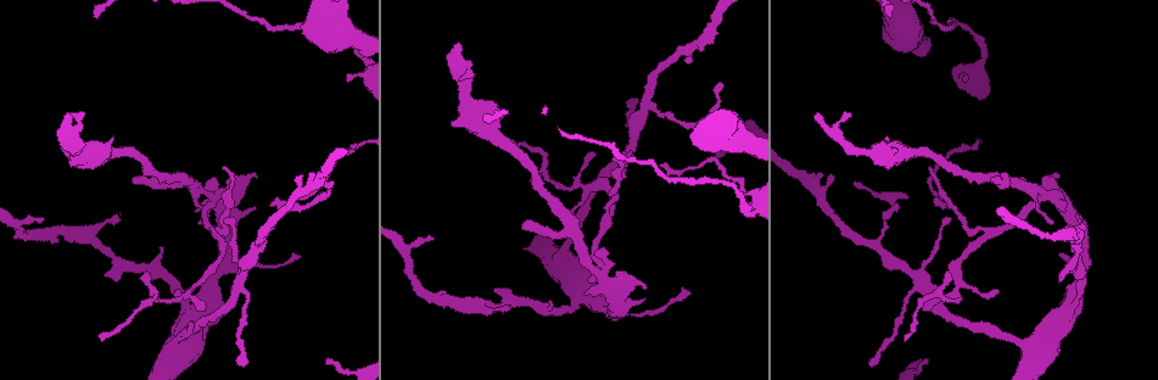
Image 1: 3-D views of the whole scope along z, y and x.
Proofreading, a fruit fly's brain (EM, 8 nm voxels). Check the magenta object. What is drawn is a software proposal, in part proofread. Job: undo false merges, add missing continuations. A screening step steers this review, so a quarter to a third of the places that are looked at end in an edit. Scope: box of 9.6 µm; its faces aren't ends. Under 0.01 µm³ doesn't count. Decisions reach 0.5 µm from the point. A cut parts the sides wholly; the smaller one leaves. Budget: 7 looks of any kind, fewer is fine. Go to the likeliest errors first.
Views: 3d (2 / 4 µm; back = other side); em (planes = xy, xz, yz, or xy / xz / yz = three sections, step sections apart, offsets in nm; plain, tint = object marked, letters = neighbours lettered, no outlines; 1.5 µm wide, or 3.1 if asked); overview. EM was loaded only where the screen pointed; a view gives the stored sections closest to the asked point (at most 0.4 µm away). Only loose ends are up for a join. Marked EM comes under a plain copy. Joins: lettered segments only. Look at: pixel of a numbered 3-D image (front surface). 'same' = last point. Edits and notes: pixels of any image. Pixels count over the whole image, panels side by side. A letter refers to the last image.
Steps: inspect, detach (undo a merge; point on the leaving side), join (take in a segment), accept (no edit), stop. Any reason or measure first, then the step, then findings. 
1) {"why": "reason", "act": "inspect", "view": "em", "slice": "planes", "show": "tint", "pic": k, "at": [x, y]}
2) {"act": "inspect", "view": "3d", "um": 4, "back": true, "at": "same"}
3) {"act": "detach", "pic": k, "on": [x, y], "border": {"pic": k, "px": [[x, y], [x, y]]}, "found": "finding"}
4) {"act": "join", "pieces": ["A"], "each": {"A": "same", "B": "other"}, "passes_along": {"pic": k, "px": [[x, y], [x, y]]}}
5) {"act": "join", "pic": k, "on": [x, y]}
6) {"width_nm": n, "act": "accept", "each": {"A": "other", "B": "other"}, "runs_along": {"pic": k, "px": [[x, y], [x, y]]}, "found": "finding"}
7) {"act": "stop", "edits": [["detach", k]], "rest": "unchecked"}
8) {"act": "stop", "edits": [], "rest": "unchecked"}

{"act": "inspect", "view": "3d", "um": 2, "pic": 1, "at": [606, 220]}

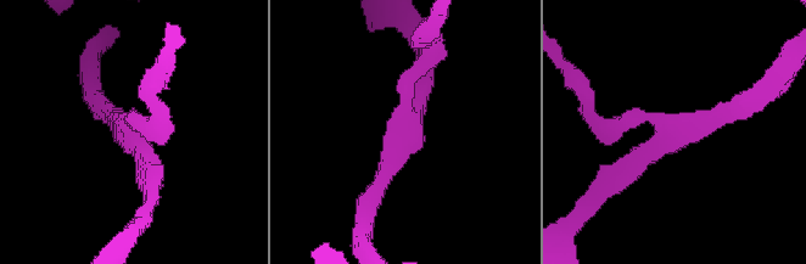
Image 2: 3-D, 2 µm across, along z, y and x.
{"act": "inspect", "view": "em", "slice": "yz", "step": 4, "show": "tint", "pic": 2, "at": [665, 135]}

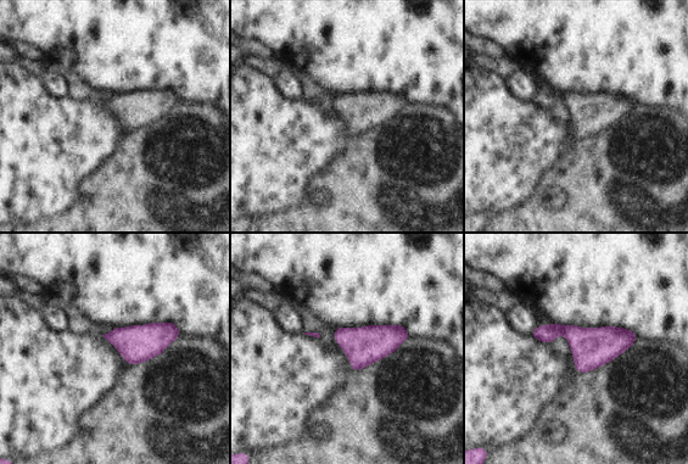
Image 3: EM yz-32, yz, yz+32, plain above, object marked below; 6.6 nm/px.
{"act": "inspect", "view": "em", "slice": "planes", "show": "letters", "at": "same"}

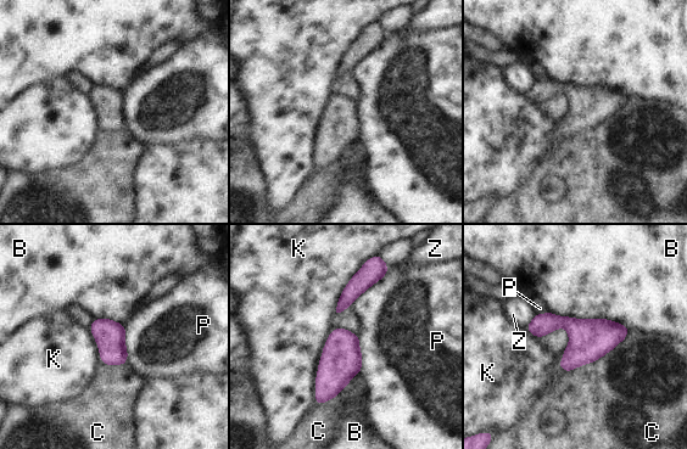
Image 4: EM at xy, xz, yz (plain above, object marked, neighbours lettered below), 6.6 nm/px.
{"width_nm": 200, "act": "accept", "each": {"B": "other", "C": "other", "K": "other", "P": "other", "Z": "other"}, "border": {"pic": 4, "px": [[334, 329], [318, 365], [314, 404]]}, "found": "one neuron here"}

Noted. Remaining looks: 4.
{"why": "thin end", "act": "inspect", "view": "3d", "um": 4, "pic": 1, "at": [293, 253]}

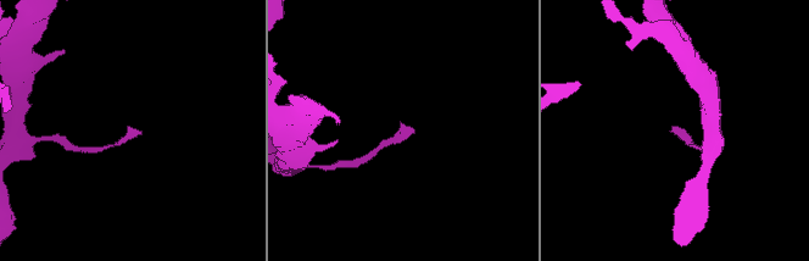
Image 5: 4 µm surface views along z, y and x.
{"why": "shape alone is not enough", "act": "inspect", "view": "em", "slice": "planes", "show": "letters", "pic": 5, "at": [400, 123]}

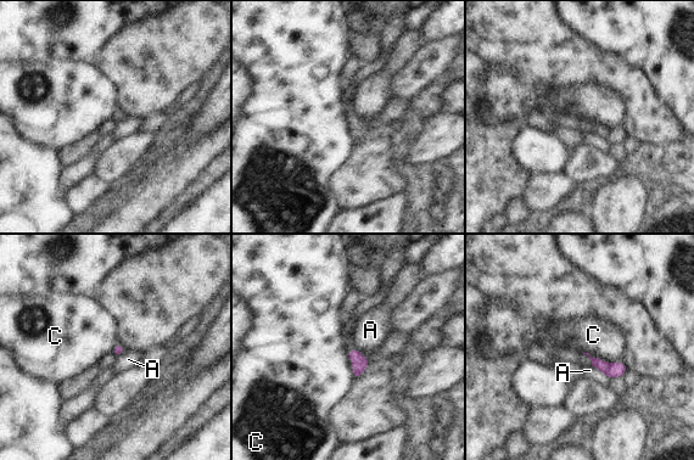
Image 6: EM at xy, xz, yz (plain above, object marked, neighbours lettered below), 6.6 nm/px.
{"longest_contact_nm": ["A", 150], "act": "accept", "each": {"A": "other", "C": "other"}, "border": {"pic": 6, "px": [[352, 372], [354, 379]]}, "found": "no lettered segment goes on from it"}

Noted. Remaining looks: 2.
{"why": "tapers out", "act": "inspect", "view": "em", "slice": "planes", "show": "letters", "pic": 1, "at": [177, 290]}

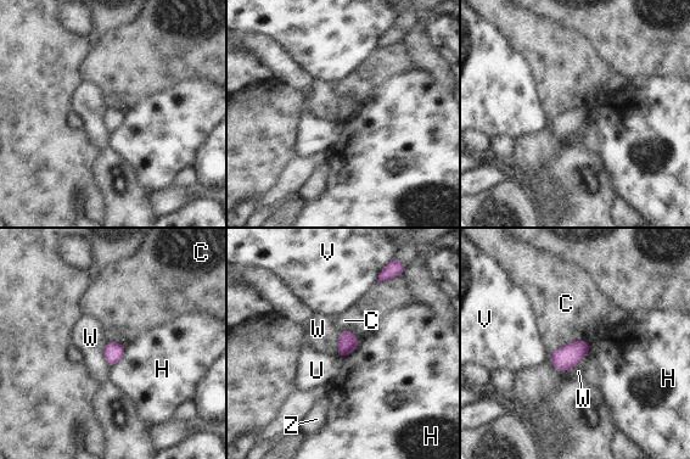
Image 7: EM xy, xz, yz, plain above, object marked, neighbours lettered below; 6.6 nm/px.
{"act": "accept", "each": {"C": "other", "H": "other", "U": "other", "V": "other", "W": "other", "Z": "other"}, "border": {"pic": 7, "px": [[576, 339], [557, 347], [550, 354]]}, "found": "none of them fits"}

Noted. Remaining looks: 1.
{"act": "stop", "edits": [], "rest": "unchecked"}

